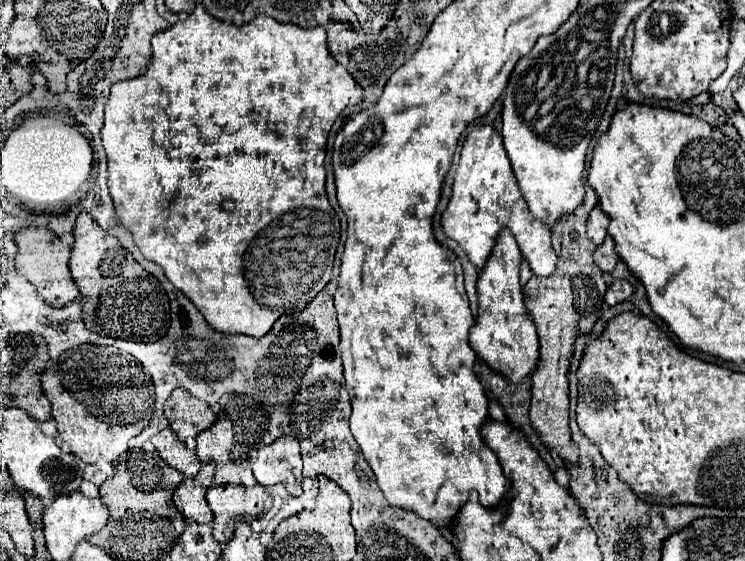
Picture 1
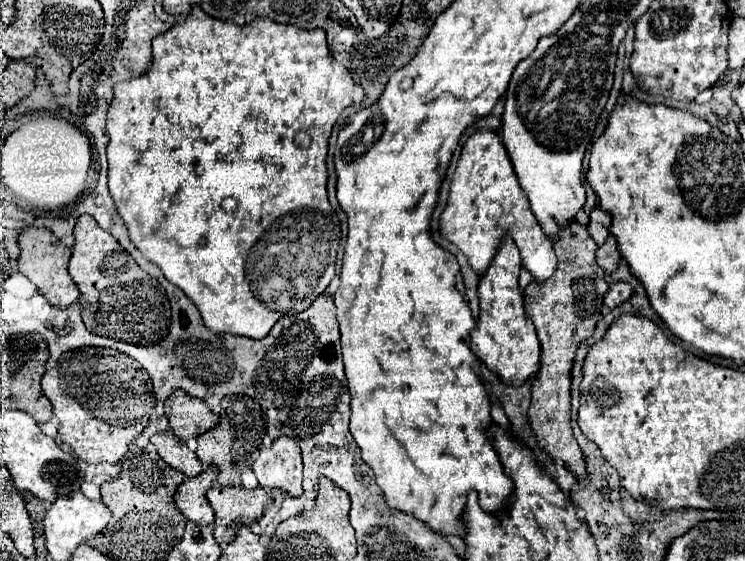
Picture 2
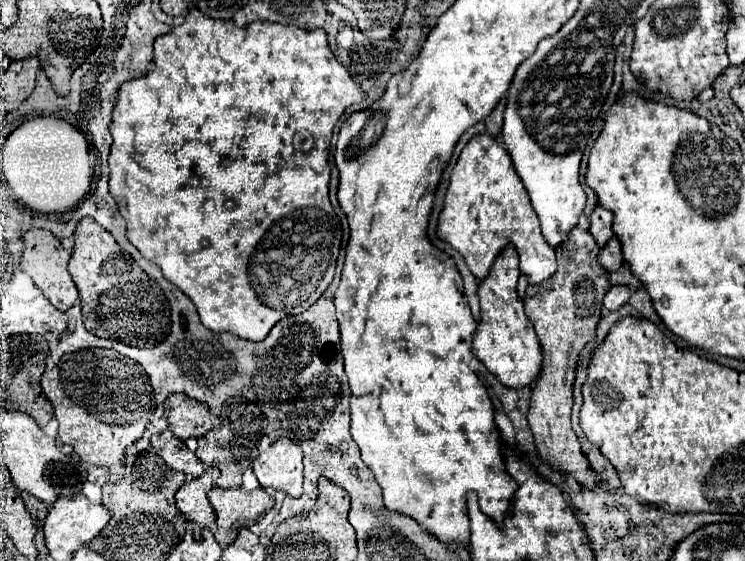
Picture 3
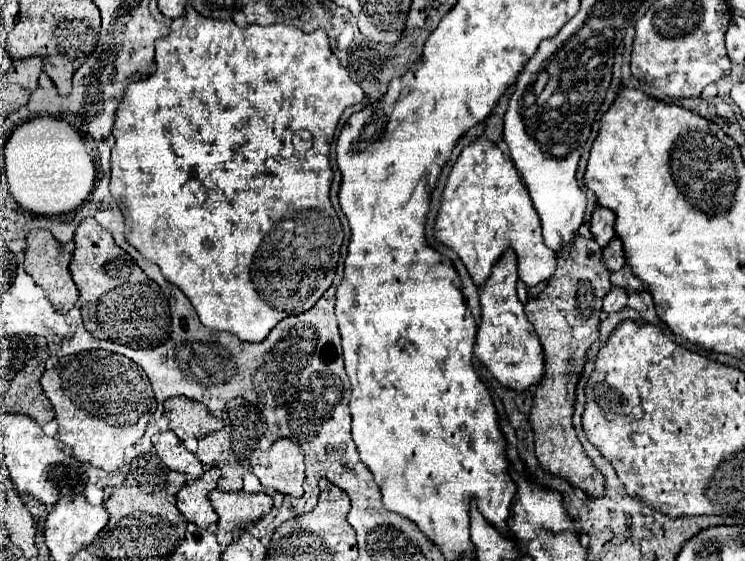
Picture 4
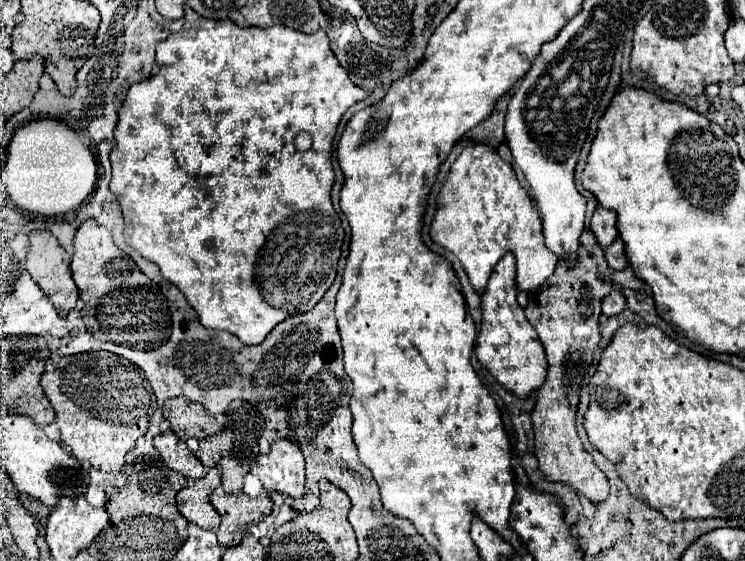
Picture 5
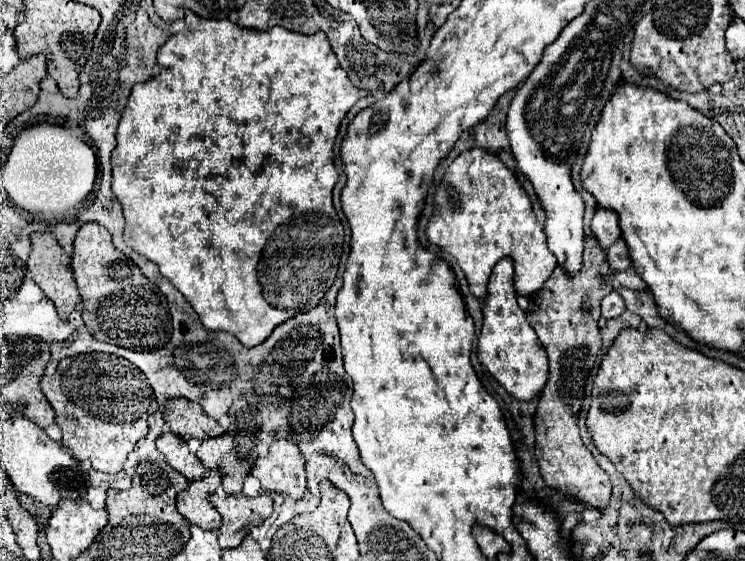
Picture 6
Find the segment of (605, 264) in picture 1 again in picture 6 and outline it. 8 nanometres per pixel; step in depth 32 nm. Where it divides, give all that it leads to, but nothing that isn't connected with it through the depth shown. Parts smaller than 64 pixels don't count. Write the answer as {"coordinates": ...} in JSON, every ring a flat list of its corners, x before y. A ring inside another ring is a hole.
{"coordinates":[[620,238,616,240,616,244,612,244,608,250,606,250,606,258,608,258,608,264,610,268,614,270,626,270,630,268,630,256,628,256,628,248,626,248,626,242]]}

